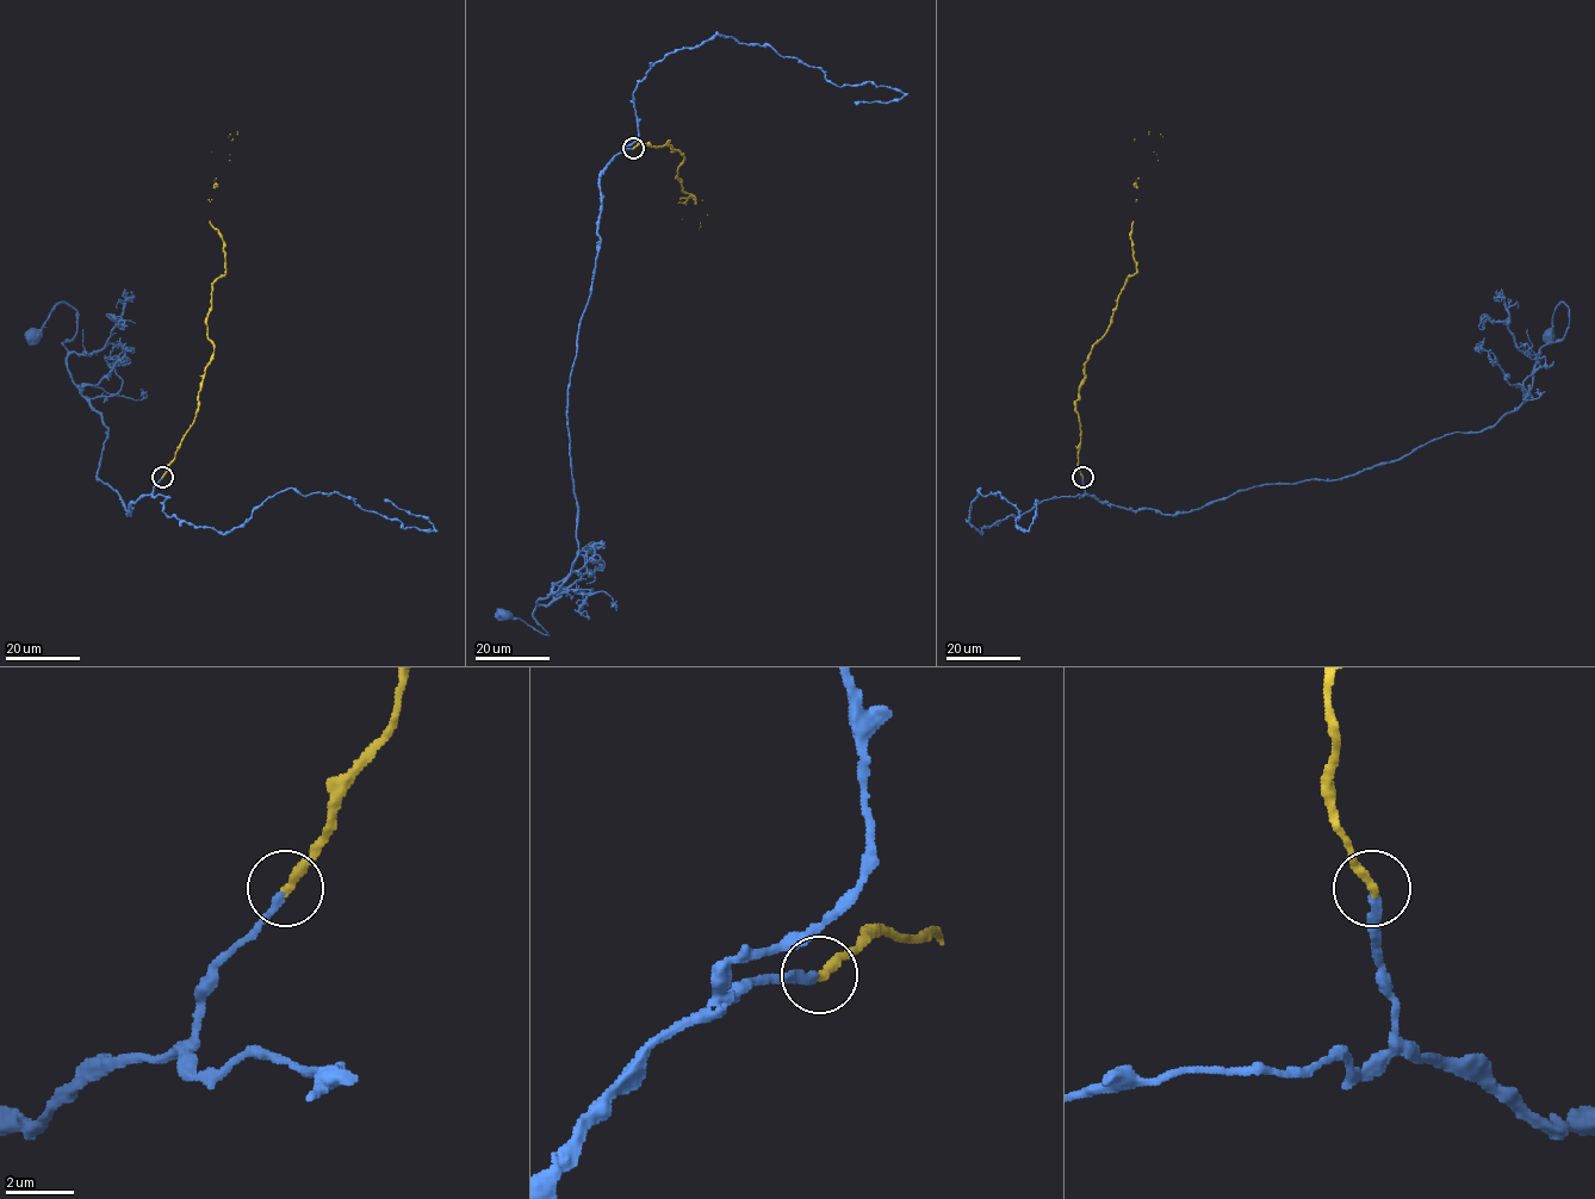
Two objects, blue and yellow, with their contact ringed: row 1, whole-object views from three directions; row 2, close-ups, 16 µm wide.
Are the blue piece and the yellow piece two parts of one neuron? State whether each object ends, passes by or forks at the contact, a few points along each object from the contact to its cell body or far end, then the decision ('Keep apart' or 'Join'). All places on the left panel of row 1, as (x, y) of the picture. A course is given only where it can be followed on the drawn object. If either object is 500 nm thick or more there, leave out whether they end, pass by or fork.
At the ring blue ends. At the ring yellow ends. Course of blue: (162, 477), (126, 514), (97, 479), (109, 428), (67, 367), (76, 311), (60, 303), (32, 336). Course of yellow: (162, 476), (192, 423), (213, 352), (206, 320), (211, 286), (225, 272), (210, 200), (237, 131). Join

